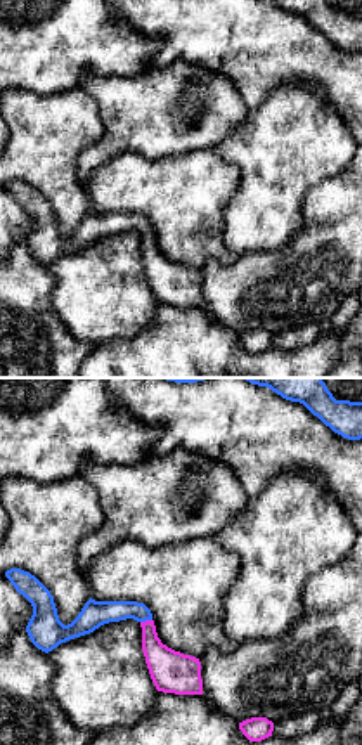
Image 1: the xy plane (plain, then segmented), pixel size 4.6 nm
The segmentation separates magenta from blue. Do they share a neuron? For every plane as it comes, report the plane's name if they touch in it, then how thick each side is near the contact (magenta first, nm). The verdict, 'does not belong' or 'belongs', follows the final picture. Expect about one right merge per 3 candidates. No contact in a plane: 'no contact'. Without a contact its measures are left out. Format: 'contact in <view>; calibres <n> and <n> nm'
contact in xy; calibres 180 and 120 nm

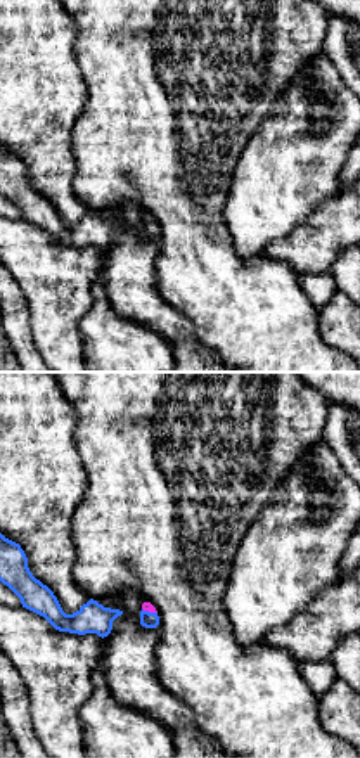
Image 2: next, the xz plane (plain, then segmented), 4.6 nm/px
contact in xz; calibres 50 and 80 nm

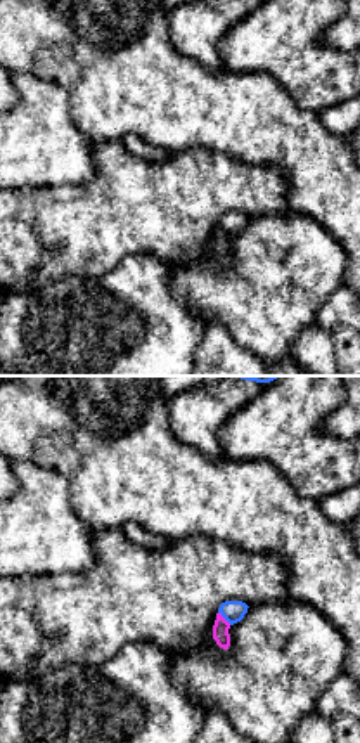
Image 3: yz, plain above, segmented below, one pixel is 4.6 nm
contact in yz; calibres 80 and 100 nm

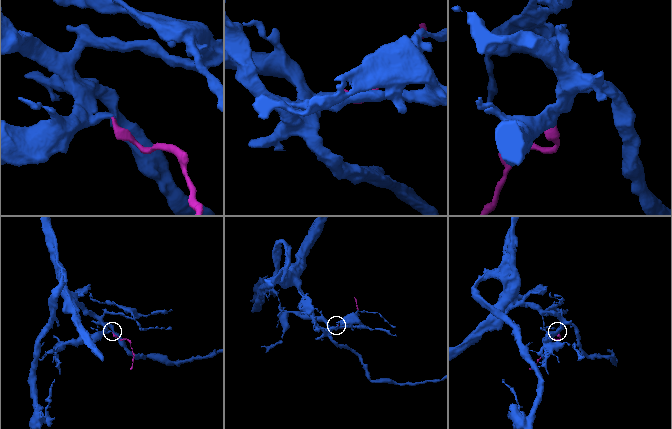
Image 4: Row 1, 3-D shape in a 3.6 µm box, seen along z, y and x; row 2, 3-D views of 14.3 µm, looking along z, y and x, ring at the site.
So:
belongs

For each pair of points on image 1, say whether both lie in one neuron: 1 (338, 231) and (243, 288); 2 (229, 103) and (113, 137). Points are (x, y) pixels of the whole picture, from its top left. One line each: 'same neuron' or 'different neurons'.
1: same neuron
2: same neuron

